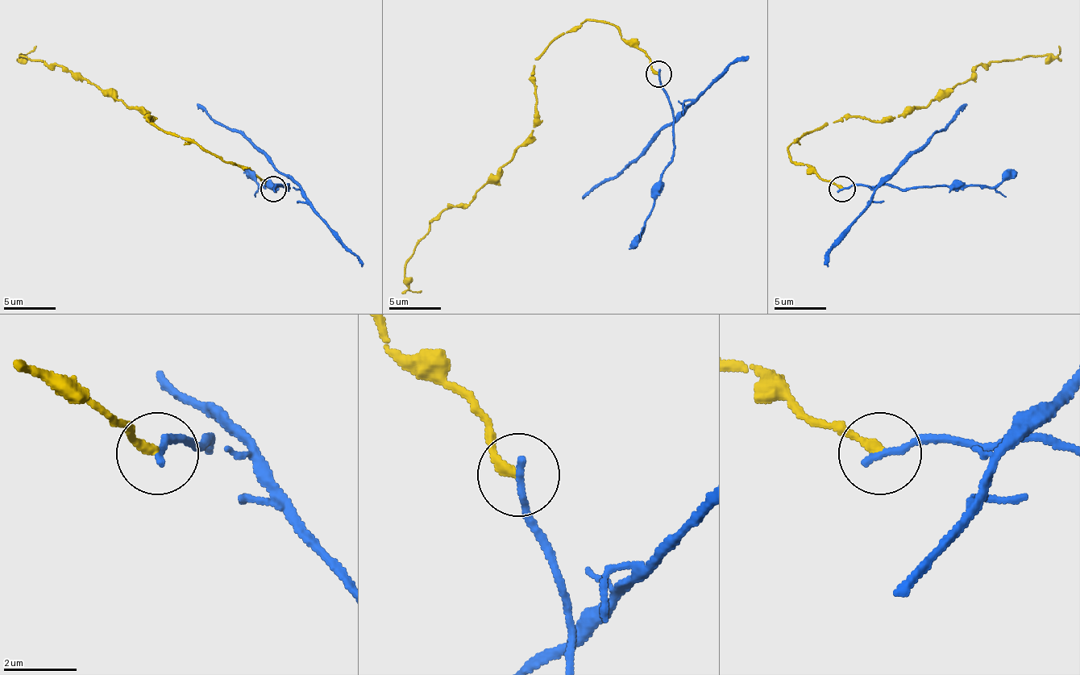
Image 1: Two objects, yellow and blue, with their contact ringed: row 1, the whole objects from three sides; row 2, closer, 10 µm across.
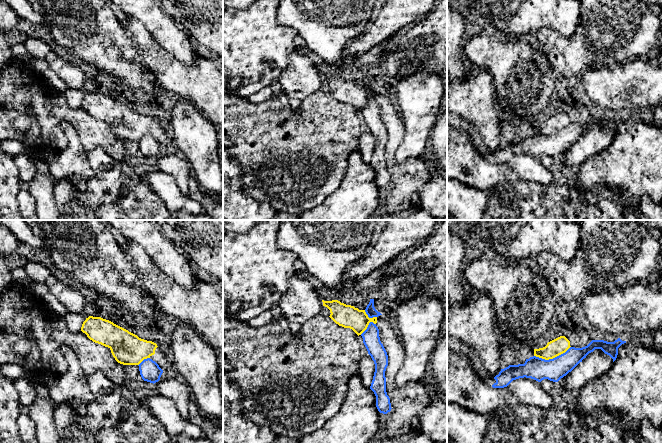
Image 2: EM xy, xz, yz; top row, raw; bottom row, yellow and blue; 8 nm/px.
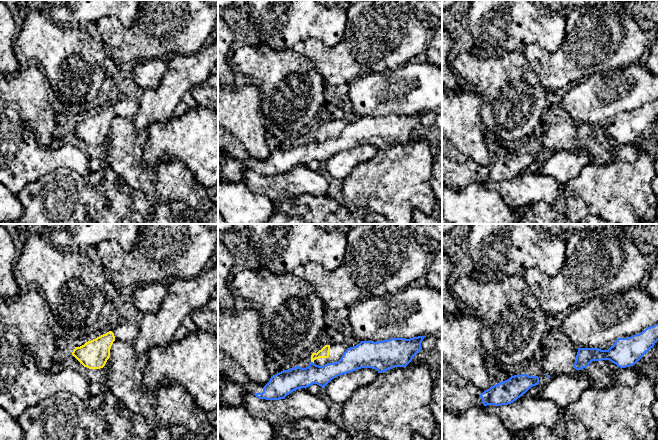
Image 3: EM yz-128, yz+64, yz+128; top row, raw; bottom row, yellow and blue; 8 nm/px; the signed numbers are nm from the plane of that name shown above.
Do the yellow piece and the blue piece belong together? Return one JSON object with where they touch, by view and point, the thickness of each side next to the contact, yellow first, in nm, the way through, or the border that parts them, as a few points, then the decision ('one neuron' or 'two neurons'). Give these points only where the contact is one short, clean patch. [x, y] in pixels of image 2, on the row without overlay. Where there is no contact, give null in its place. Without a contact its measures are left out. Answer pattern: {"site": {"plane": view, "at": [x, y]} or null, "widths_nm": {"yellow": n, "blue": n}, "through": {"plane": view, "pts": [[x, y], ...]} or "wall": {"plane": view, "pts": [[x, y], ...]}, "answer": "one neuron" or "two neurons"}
{"site": {"plane": "yz", "at": [552, 134]}, "widths_nm": {"yellow": 140, "blue": 180}, "wall": {"plane": "yz", "pts": [[570, 122], [564, 128], [552, 134], [542, 135], [534, 132]]}, "answer": "two neurons"}

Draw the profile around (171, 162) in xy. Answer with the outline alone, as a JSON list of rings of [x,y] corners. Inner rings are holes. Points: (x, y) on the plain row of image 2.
[[[167,151],[154,159],[159,171],[171,175],[180,192],[189,197],[188,179],[192,174],[188,161],[178,152]]]

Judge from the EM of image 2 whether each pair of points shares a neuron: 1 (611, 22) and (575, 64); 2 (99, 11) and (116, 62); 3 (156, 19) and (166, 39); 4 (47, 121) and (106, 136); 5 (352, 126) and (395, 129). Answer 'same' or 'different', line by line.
1: same
2: same
3: same
4: same
5: different

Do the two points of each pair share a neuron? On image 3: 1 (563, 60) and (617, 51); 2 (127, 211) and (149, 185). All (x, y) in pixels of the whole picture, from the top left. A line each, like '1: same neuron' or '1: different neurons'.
1: same neuron
2: different neurons

